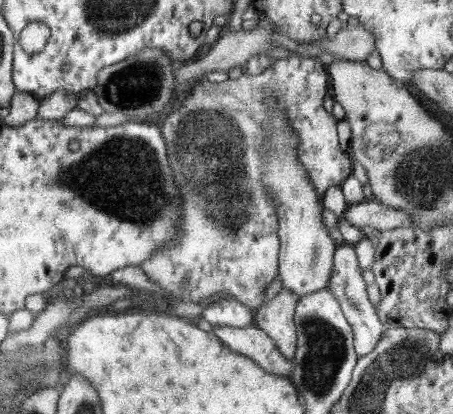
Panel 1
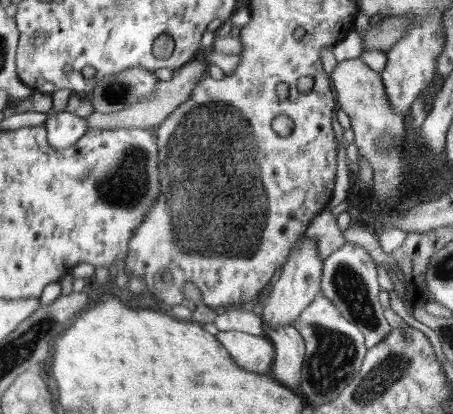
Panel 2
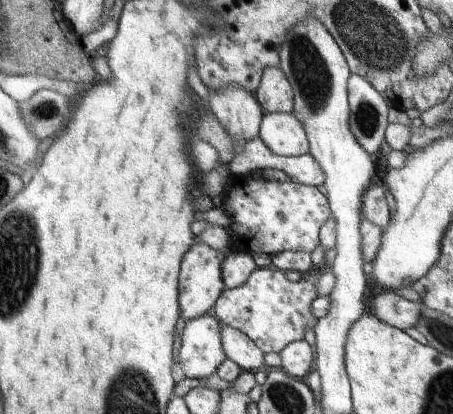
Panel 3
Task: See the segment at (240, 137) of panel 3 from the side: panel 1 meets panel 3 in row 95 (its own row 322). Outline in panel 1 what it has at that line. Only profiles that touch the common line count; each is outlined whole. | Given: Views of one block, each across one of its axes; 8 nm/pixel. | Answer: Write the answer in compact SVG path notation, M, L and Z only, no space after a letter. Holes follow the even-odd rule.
M223 298L217 302L211 302L201 310L201 318L207 320L211 326L221 324L221 326L251 326L253 324L253 310L245 308L233 298Z

